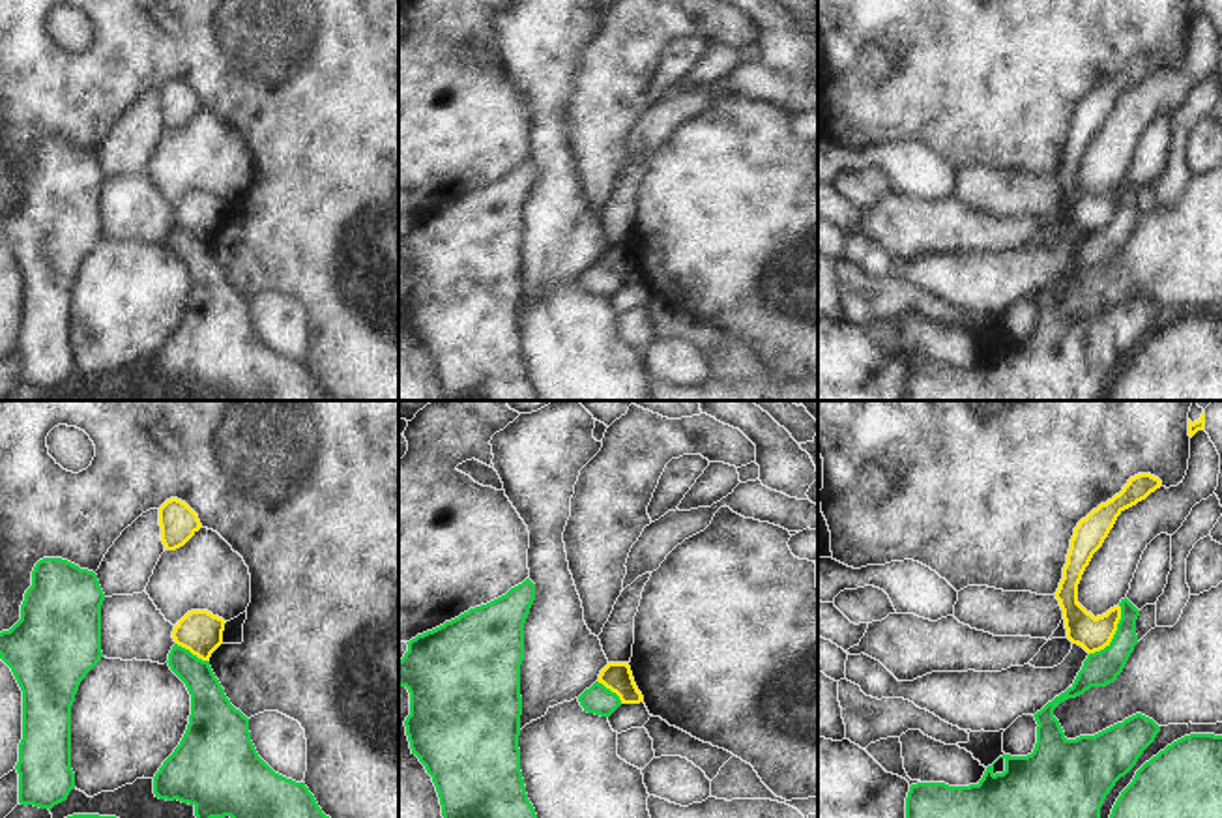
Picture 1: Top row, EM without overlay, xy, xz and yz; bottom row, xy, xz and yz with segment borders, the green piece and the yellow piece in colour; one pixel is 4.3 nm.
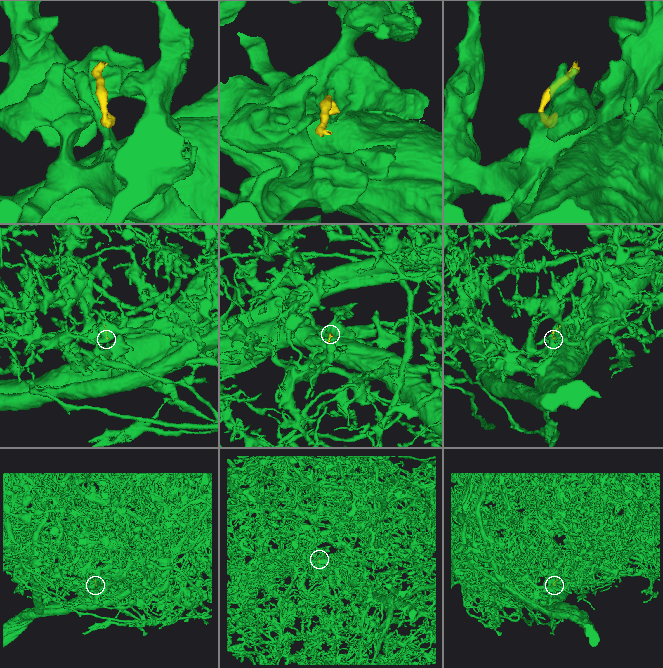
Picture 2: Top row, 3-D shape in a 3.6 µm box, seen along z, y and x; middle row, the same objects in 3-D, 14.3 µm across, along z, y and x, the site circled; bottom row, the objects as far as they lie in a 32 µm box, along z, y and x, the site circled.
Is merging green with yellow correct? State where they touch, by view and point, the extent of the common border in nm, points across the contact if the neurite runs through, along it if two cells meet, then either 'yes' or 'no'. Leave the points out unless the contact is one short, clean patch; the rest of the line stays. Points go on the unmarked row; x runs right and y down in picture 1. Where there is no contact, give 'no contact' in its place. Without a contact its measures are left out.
yz (1116, 214) | 260 nm | along yz (1120, 186), (1120, 203), (1114, 218), (1103, 229), (1090, 234) | no

